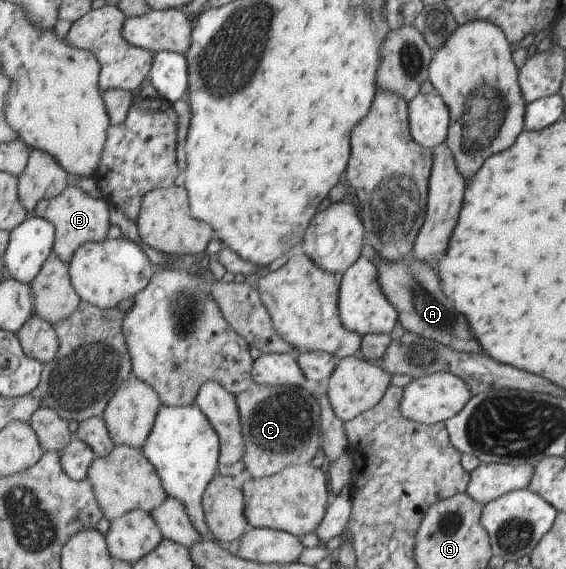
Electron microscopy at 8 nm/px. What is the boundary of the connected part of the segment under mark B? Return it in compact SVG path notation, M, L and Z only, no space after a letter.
M69 184L57 197L46 199L34 210L34 214L47 218L56 227L56 242L53 252L67 263L72 262L76 252L89 242L102 242L108 232L108 204L101 198L93 198L82 188Z

